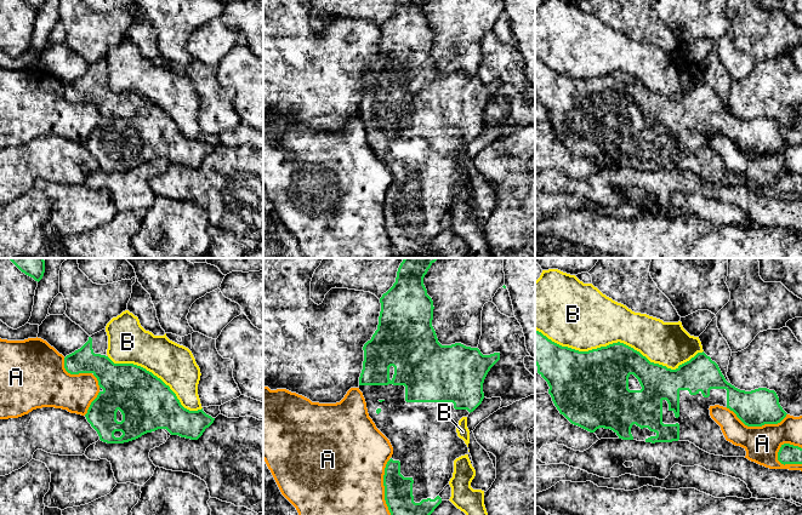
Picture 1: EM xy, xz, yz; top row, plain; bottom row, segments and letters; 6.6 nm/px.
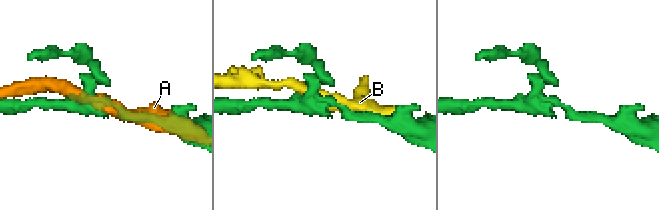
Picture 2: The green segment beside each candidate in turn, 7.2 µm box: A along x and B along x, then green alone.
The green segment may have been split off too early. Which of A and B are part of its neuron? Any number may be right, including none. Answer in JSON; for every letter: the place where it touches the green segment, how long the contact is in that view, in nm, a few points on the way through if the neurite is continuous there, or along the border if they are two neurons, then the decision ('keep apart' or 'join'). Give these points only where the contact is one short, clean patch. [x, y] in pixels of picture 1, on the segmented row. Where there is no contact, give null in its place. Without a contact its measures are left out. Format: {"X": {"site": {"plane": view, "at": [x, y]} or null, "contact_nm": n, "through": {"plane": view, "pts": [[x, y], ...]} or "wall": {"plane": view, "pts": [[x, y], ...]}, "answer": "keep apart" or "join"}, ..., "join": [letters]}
{"A": {"site": {"plane": "yz", "at": [756, 425]}, "contact_nm": 420, "answer": "keep apart"}, "B": {"site": {"plane": "yz", "at": [619, 342]}, "contact_nm": 1100, "answer": "keep apart"}, "join": []}

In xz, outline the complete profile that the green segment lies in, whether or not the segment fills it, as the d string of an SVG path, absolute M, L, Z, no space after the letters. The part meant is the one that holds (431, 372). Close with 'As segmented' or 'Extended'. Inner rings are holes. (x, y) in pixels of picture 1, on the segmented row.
M403 259L396 282L380 298L377 330L363 347L364 361L358 388L365 399L369 417L393 447L383 475L385 500L391 515L431 515L442 503L439 493L453 477L454 460L468 454L467 445L457 436L456 425L482 404L484 379L500 360L500 353L483 355L478 348L461 343L442 345L438 342L432 326L433 301L423 285L425 275L437 259Z. Extended

